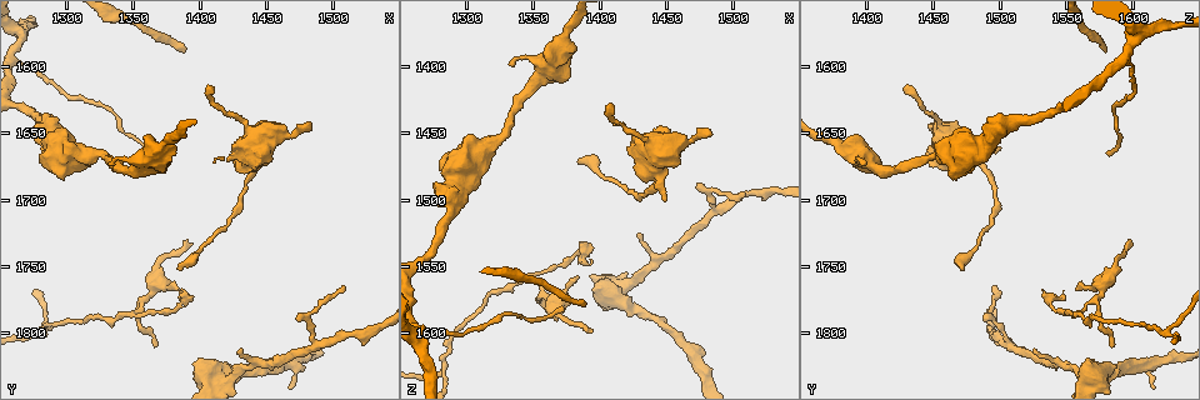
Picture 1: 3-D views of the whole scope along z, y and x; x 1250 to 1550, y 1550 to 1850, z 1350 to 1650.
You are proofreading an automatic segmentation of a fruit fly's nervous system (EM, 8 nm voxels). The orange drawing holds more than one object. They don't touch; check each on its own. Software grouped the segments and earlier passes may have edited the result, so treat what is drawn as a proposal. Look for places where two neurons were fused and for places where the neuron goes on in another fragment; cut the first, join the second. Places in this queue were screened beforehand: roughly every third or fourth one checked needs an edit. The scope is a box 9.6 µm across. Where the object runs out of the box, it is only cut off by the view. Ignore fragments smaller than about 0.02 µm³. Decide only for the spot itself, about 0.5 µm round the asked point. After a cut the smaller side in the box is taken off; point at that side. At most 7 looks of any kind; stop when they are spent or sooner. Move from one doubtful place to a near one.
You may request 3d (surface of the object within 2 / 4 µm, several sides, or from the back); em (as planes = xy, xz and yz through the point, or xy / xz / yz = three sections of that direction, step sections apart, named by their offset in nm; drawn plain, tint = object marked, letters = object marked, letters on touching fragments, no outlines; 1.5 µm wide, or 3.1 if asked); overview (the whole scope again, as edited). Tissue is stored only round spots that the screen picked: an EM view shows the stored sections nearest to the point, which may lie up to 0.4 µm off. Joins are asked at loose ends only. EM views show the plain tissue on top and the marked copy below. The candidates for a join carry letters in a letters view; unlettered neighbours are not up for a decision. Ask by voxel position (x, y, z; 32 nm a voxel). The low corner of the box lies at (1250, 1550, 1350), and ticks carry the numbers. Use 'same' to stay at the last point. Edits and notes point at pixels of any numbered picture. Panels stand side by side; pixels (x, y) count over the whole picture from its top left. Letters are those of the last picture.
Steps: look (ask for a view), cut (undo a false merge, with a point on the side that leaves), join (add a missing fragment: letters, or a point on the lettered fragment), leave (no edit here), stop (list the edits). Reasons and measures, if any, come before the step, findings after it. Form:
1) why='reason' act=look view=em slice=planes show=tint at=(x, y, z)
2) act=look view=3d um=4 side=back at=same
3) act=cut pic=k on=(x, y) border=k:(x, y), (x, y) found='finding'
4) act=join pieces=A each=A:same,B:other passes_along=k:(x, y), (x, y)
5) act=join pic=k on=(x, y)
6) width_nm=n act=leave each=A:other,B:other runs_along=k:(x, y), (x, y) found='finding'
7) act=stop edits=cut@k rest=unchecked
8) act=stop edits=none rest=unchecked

why='tapers out' act=look view=3d um=2 at=(1508, 1766, 1498)

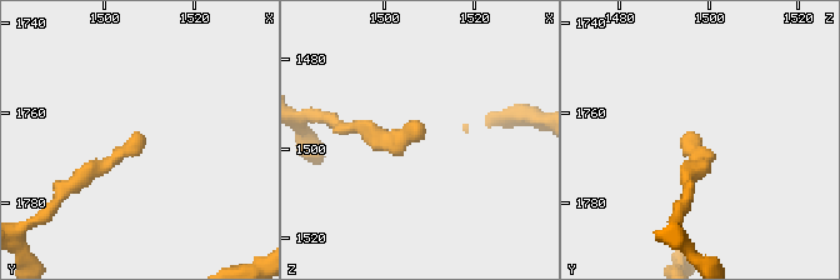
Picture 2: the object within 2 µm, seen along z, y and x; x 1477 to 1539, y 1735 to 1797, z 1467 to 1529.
act=look view=em slice=planes show=letters at=(1509, 1765, 1498)

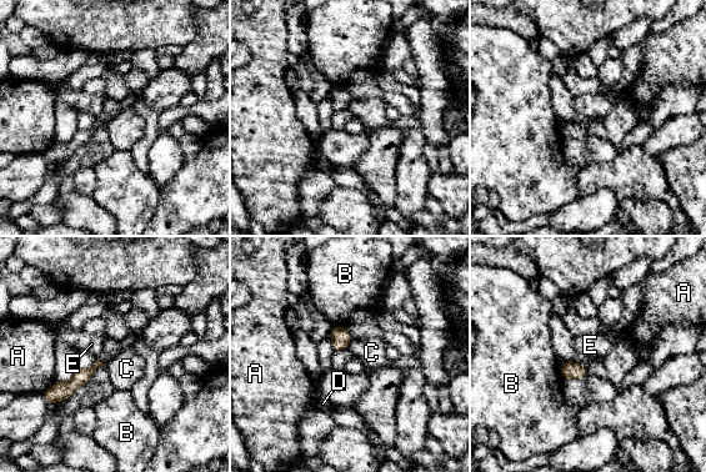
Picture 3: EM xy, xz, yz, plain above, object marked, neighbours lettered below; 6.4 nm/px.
longest_contact=A:120nm act=leave each=A:other,B:other,C:other,D:other,E:other runs_along=3:(90, 371), (69, 388), (48, 396) found='none of them fits'

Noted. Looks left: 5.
act=look view=em slice=planes show=tint at=(1382, 1768, 1558)

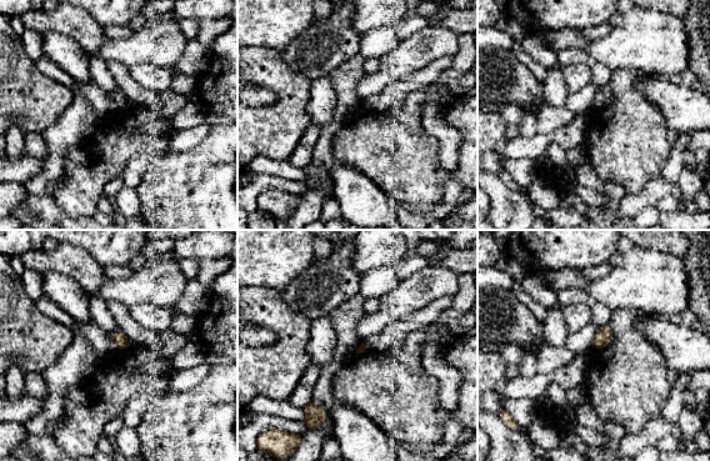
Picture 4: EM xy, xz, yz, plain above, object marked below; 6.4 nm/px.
why='what lies round it' act=look view=em slice=planes show=letters at=same

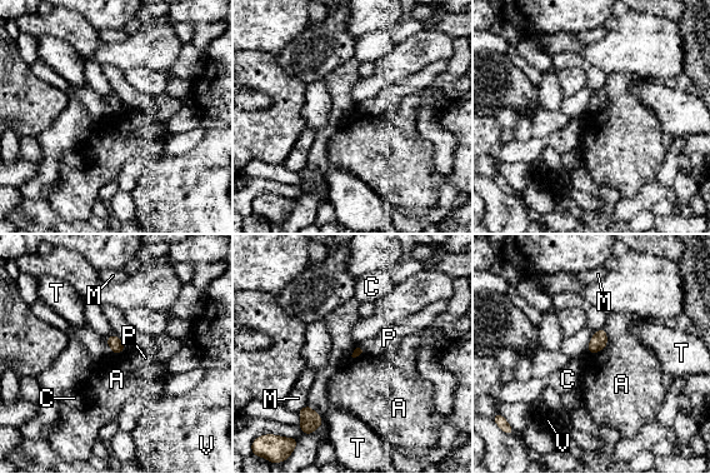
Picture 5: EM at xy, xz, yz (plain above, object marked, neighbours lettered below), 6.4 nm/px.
act=leave each=A:other,C:other,M:other,P:other,T:other,V:other border=5:(605, 328), (606, 344), (590, 354) found='none of them fits'

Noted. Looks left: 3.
act=look view=em slice=planes show=letters at=(1408, 1618, 1430)

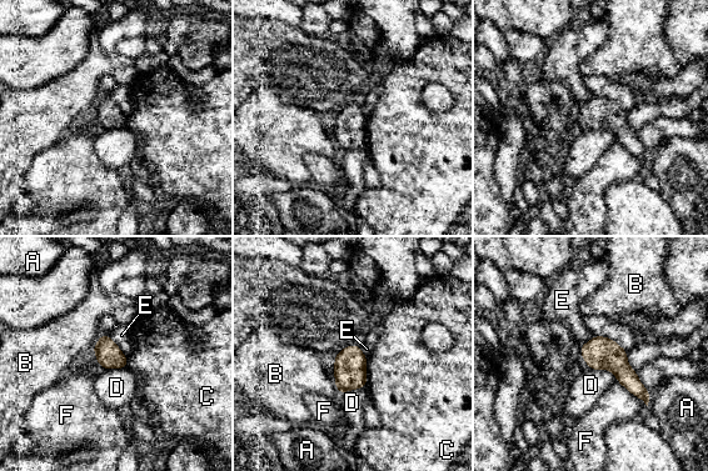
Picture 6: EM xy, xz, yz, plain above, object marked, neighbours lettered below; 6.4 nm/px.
longest_contact=F:260nm act=leave each=A:other,B:other,C:other,D:other,E:other,F:other border=6:(106, 335), (126, 357) found='no lettered fragment goes on from it'

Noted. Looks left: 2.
act=stop edits=none rest=unchecked

